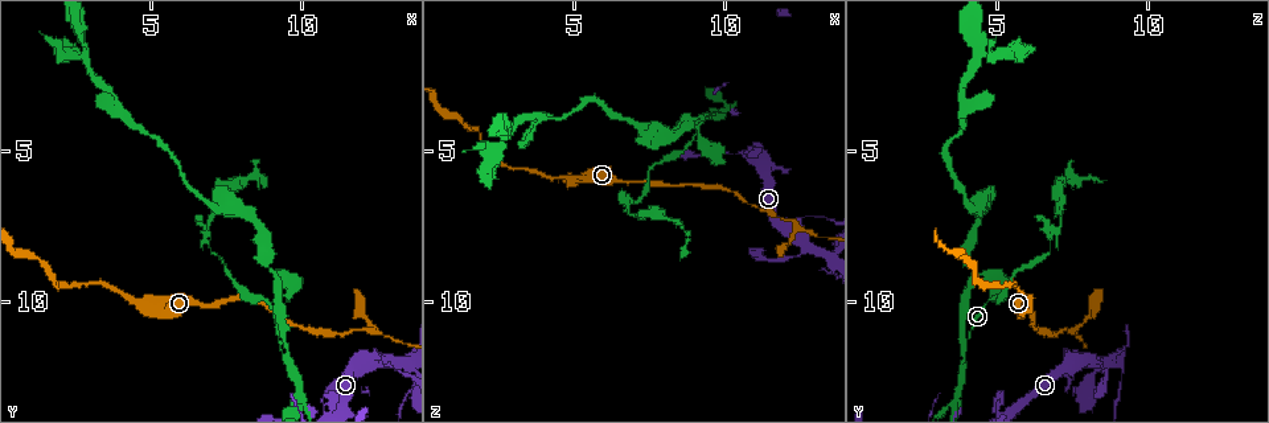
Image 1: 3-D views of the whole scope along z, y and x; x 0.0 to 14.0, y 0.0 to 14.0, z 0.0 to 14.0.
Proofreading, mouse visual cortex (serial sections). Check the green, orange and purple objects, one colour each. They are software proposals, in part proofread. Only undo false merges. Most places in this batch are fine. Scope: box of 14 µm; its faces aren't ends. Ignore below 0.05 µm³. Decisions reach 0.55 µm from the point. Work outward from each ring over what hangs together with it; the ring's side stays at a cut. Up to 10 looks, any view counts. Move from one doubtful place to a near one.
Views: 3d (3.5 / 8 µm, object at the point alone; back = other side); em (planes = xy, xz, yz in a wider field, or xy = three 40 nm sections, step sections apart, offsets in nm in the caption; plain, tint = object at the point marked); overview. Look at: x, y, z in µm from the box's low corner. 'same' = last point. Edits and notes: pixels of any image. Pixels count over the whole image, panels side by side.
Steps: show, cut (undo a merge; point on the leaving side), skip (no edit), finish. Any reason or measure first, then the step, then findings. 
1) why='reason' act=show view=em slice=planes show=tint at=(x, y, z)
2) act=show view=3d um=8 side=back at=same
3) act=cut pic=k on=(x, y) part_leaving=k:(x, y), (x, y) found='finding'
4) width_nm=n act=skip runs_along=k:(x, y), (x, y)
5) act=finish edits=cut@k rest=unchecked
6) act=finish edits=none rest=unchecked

why='narrows sharply' act=show view=em slice=xy step=5 show=tint at=(12.4, 11.0, 7.5)

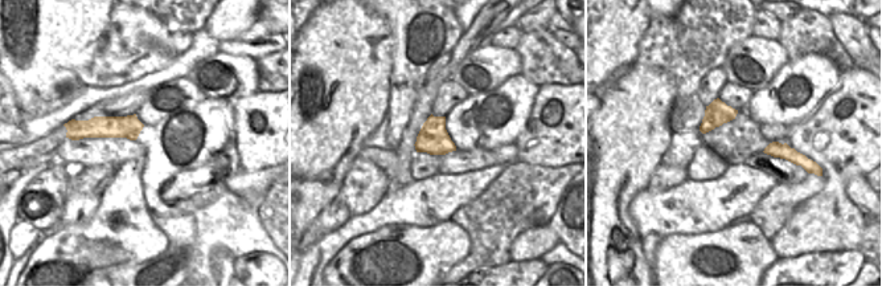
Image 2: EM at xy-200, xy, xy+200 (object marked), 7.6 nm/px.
why='wider look' act=show view=3d um=3.5 side=back at=same

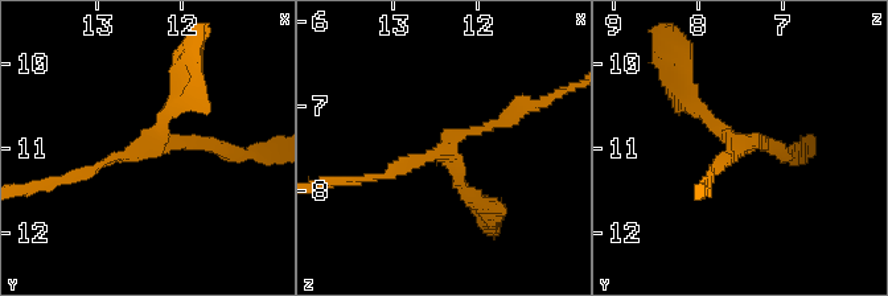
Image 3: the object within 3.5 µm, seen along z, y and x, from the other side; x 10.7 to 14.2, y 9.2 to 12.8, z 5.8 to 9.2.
arm_widths_nm=150,150,200 act=skip runs_along=2:(139, 126), (78, 127) found='one cell here'

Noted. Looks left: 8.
why='sudden change in width' act=show view=3d um=3.5 side=back at=(8.5, 10.0, 5.1)

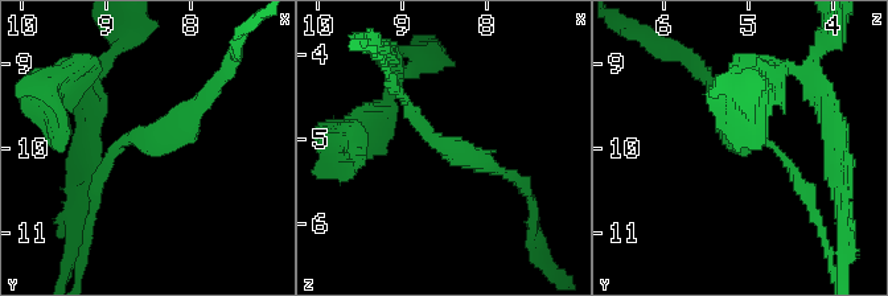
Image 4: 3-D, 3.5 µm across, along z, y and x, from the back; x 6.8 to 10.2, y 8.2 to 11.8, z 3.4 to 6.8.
act=skip runs_along=4:(97, 189), (118, 144), (167, 136), (206, 95) found='continuous, no second cell'

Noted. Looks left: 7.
why='sudden change in width' act=show view=3d um=3.5 at=(6.8, 7.4, 7.0)

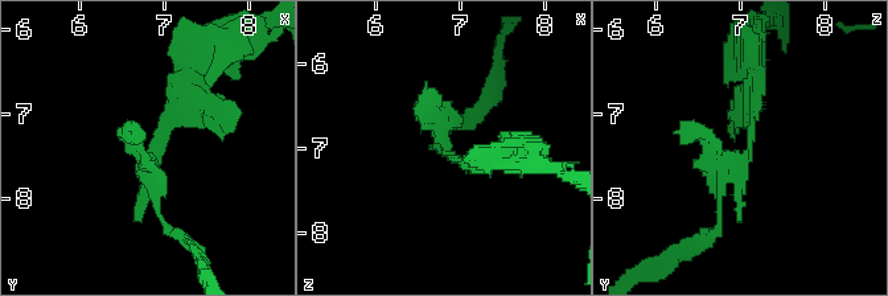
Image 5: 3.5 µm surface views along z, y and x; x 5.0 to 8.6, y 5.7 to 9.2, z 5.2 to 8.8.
act=show view=em slice=xy step=2 show=tint at=(6.90, 7.40, 7.10)

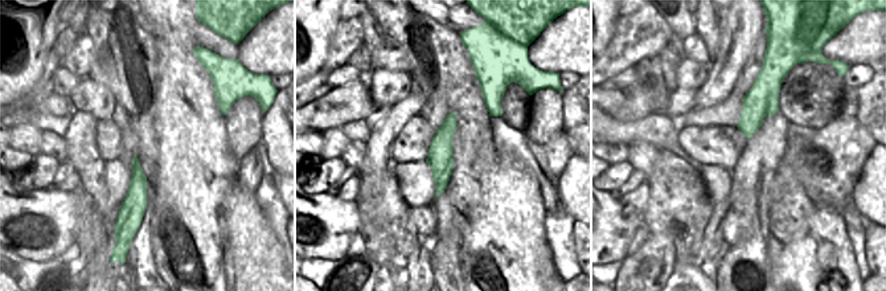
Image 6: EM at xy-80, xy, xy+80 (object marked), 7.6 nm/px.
width_nm=200 act=cut pic=5 on=(698, 132) part_leaving=5:(724, 173), (748, 153), (755, 75) found='a second cell is stuck on'

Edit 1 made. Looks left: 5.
act=show view=overview

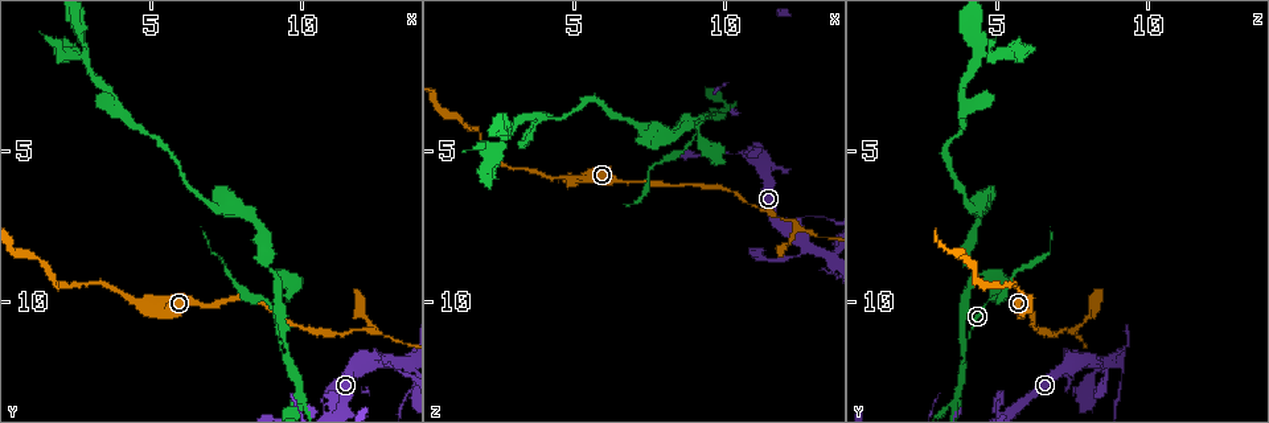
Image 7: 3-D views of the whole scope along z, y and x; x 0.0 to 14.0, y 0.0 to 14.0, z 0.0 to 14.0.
why='arms run side by side' act=show view=3d um=8 at=(9.5, 11.8, 3.9)

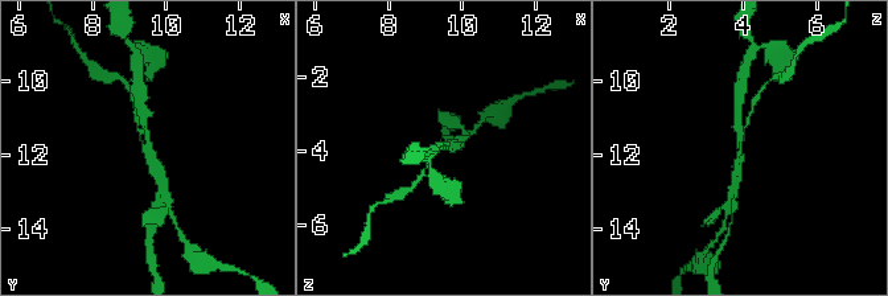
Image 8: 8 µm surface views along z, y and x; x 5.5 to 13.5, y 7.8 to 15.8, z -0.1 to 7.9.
arms=3 arm_widths_nm=100,200,300 why='shape alone is not enough' act=show view=em slice=xy step=1 show=tint at=(9.5, 11.8, 4.0)

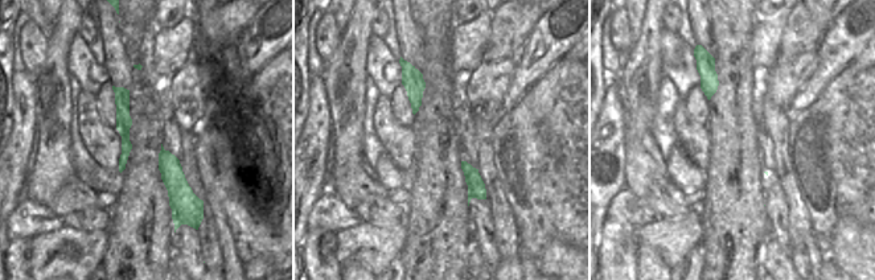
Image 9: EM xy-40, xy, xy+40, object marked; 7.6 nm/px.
act=cut pic=8 on=(143, 112) part_leaving=8:(146, 130), (136, 75) found='a second cell is stuck on'

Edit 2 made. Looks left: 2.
act=finish edits=cut@5,cut@8 rest=unchecked

